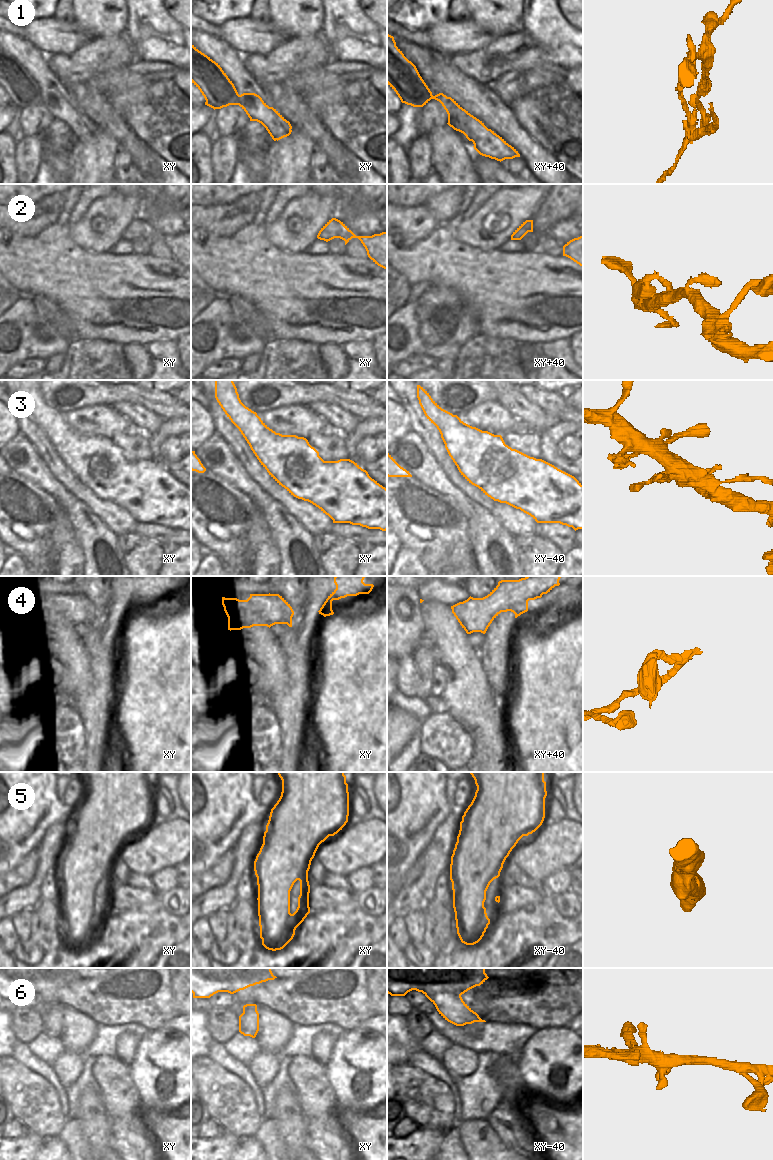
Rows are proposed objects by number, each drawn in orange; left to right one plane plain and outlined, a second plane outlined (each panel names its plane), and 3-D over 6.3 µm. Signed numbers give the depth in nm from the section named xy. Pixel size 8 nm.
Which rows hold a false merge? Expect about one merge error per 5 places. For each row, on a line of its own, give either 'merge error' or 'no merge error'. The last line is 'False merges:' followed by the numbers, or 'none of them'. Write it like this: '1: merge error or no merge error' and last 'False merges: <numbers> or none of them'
1: merge error
2: no merge error
3: merge error
4: no merge error
5: no merge error
6: no merge error
False merges: 1, 3

